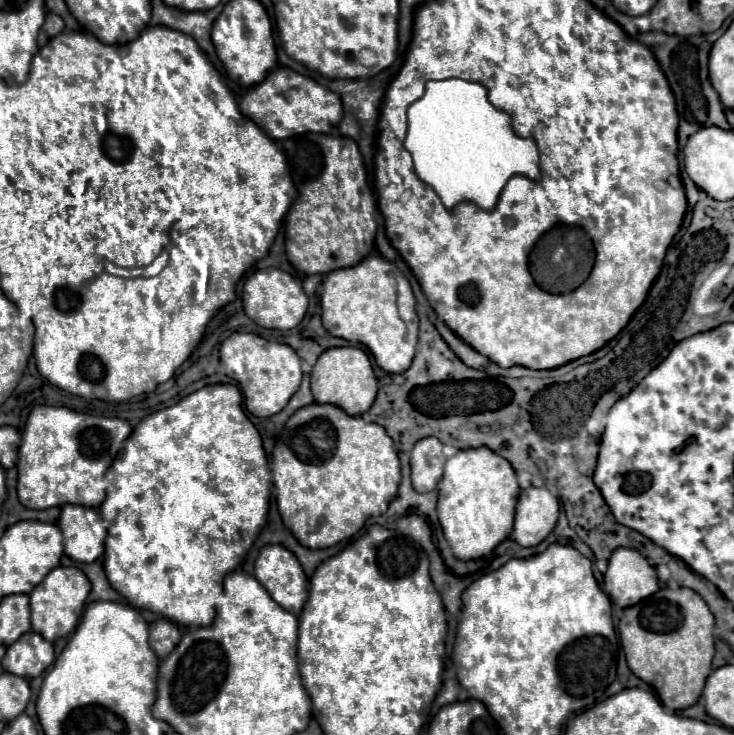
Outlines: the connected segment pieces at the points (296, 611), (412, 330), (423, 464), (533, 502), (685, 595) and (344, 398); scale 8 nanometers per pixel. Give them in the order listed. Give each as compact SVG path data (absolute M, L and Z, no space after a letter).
M267 545L255 561L255 577L269 595L298 618L309 601L311 577L307 577L295 555L281 545Z
M369 255L355 267L327 273L321 309L323 327L335 337L365 345L383 371L403 373L409 369L417 347L419 319L411 285L393 263L381 255Z
M425 437L415 443L411 451L411 481L417 493L429 493L437 489L445 465L443 445L435 437Z
M529 487L521 491L511 537L521 547L539 545L557 525L559 501L545 487Z
M685 587L659 589L653 597L623 611L619 621L619 637L627 665L633 675L657 691L667 709L687 709L701 697L715 653L711 633L713 625L715 619L707 603L695 591Z
M359 347L327 349L313 367L311 393L315 397L315 403L331 403L343 409L347 415L363 415L365 411L369 411L377 395L377 379L365 351Z

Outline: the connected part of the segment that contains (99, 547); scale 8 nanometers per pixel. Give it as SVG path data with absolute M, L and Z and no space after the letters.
M63 505L57 525L63 531L63 556L93 563L103 555L107 527L95 509Z

